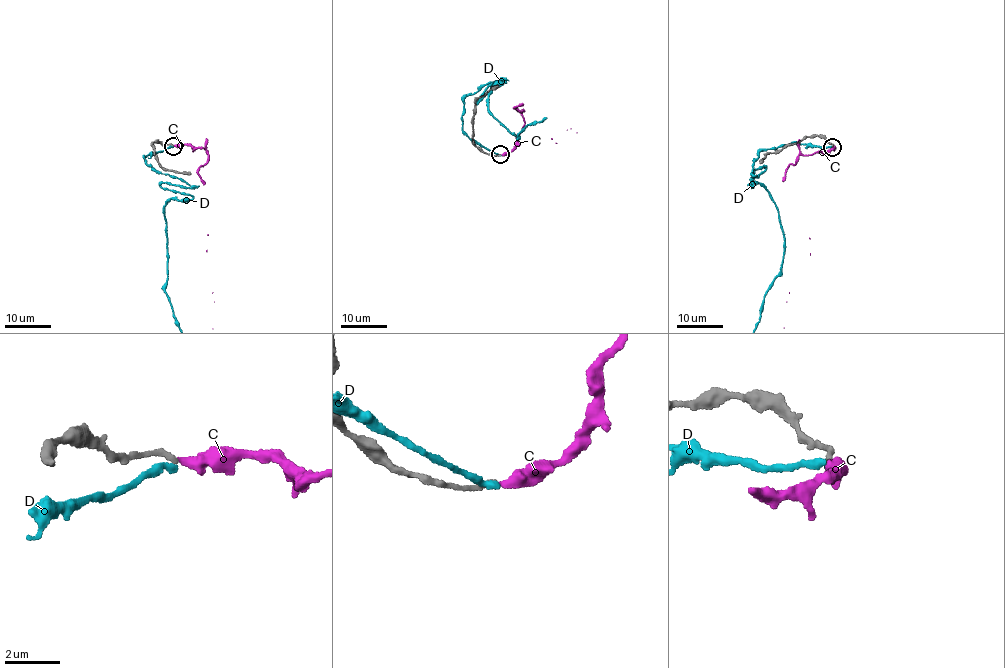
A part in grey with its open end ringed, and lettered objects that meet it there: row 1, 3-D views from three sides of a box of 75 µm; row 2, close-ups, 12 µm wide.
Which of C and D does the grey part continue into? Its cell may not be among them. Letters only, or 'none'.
none

